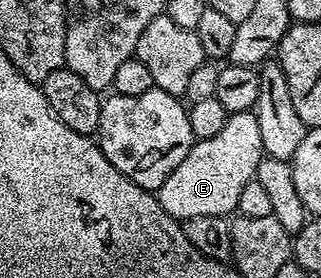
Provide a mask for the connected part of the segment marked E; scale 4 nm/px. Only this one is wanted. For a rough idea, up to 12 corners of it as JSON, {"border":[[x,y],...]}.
{"border":[[251,110],[227,115],[157,189],[186,220],[231,216],[265,158]]}

